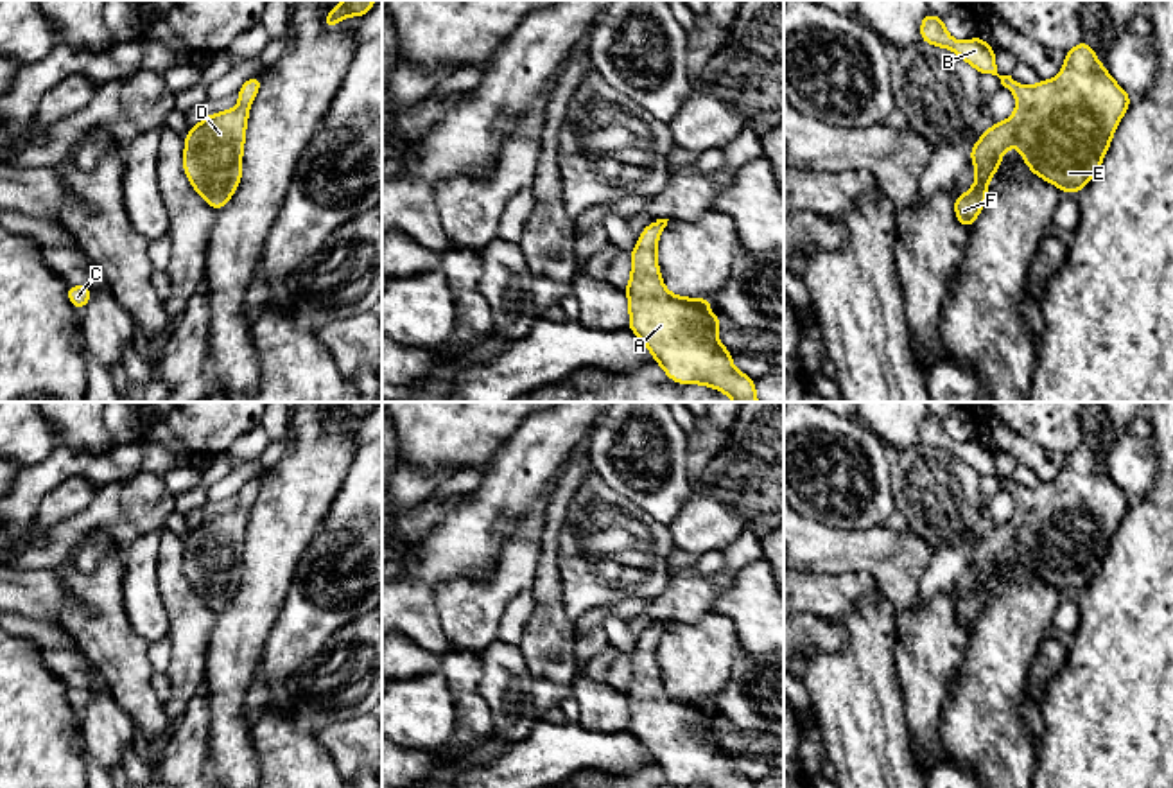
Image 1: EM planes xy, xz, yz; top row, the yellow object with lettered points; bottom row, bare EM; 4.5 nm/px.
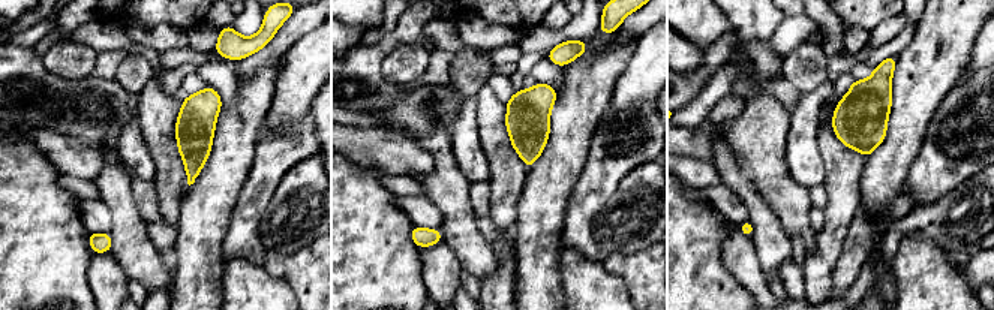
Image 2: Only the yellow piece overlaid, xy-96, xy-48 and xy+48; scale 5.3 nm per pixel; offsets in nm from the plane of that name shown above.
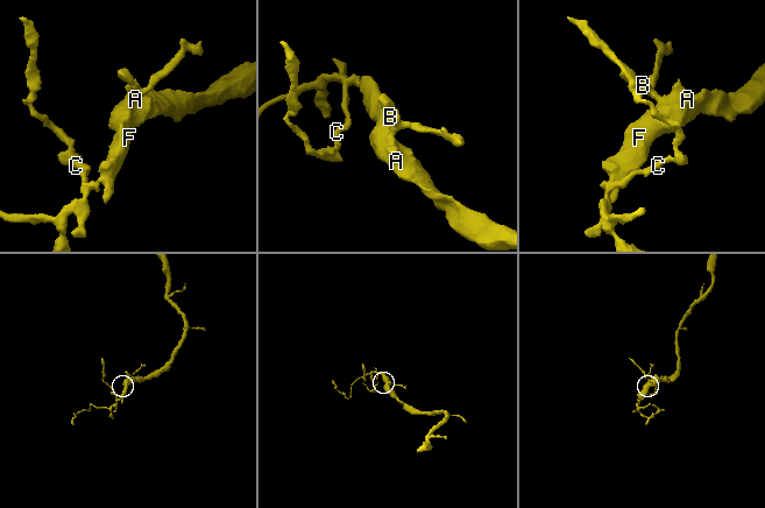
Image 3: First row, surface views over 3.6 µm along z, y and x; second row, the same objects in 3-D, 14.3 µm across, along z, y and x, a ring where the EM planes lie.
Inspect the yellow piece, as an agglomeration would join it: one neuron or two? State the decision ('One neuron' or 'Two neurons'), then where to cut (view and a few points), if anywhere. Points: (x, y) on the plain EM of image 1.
One neuron. No split

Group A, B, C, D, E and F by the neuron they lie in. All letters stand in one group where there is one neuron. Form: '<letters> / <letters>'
A B C D E F

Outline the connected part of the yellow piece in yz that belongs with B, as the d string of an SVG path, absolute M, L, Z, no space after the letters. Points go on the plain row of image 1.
M927 415L920 424L920 442L945 449L972 467L981 477L997 477L1017 499L1013 517L988 530L970 551L976 583L965 598L954 596L954 616L969 632L986 605L990 580L999 573L1010 547L1017 547L1031 574L1064 596L1078 596L1099 573L1112 537L1132 501L1098 465L1083 442L1064 454L1060 476L1051 483L1021 488L1012 477L999 477L995 452L979 438L956 443L942 420Z

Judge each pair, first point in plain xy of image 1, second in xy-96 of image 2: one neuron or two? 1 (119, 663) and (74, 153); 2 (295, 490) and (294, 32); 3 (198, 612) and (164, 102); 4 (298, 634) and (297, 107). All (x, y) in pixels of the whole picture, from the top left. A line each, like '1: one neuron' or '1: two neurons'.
1: two neurons
2: two neurons
3: one neuron
4: two neurons

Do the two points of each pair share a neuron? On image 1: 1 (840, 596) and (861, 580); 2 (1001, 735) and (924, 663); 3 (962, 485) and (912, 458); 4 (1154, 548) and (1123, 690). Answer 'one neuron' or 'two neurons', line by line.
1: one neuron
2: two neurons
3: one neuron
4: one neuron

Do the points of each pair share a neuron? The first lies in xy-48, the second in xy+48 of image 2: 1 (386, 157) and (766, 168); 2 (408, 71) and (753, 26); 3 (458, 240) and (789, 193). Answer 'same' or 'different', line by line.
1: different
2: different
3: same

